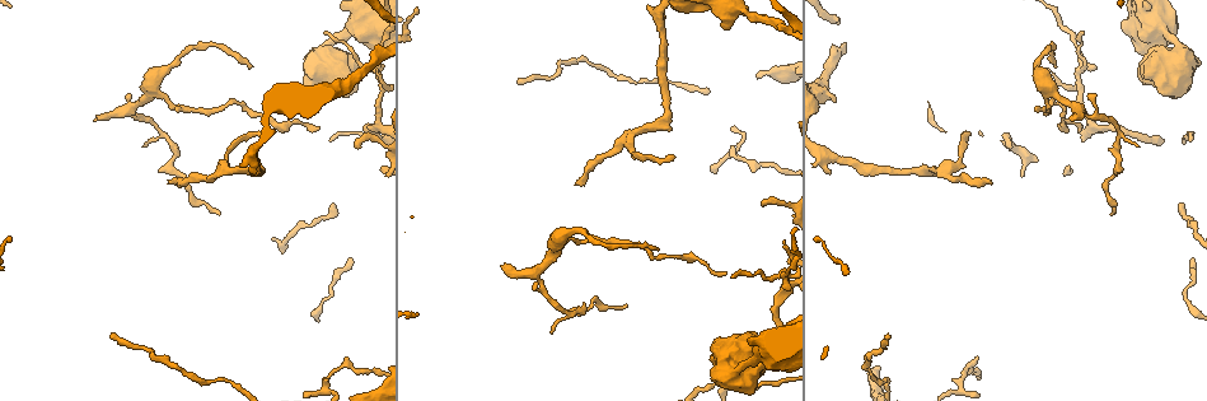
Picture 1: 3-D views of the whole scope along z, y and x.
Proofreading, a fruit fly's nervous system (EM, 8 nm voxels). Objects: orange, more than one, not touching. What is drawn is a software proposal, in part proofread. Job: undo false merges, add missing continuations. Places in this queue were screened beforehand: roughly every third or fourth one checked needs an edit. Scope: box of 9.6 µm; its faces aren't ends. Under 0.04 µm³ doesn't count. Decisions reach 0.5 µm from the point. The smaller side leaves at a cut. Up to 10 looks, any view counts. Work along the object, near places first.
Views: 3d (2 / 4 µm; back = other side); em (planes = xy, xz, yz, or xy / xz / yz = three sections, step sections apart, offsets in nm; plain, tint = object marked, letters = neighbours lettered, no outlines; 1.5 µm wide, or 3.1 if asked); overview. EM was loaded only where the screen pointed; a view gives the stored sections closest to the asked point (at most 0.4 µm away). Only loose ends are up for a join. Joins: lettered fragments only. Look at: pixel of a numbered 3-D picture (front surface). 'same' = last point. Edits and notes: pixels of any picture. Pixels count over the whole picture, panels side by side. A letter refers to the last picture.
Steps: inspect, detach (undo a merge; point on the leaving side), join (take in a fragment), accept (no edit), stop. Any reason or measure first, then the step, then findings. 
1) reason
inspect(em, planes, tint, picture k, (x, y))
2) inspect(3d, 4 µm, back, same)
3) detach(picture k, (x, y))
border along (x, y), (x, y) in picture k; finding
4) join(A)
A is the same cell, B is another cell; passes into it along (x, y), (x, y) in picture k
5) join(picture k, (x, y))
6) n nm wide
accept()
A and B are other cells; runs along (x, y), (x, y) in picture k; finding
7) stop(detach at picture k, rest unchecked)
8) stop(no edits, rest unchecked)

sharp bend
inspect(em, xy, step 4, tint, picture 1, (729, 371))

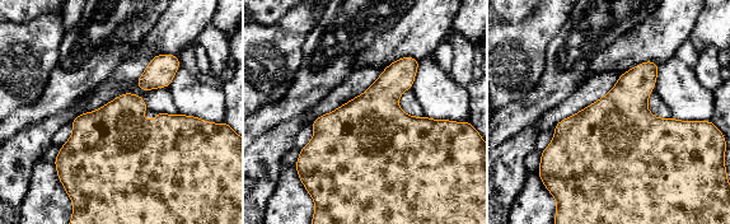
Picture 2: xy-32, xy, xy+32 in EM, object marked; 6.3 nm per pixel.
cut it another way
inspect(em, planes, letters, same)

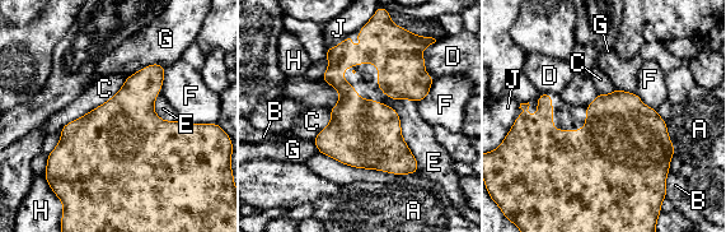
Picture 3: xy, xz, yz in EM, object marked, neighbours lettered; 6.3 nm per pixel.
accept()
A, B, C, D, E, F, G, H and J are other cells; border along (390, 106), (417, 163), (416, 174) in picture 3; all the same neuron

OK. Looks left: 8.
branch stops here
inspect(em, planes, tint, picture 1, (95, 118))

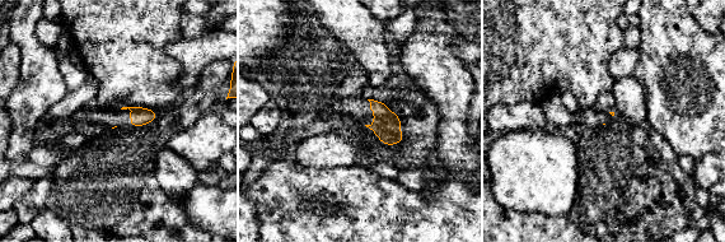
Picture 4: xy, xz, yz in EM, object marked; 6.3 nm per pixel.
see the neighbours
inspect(em, planes, letters, same)

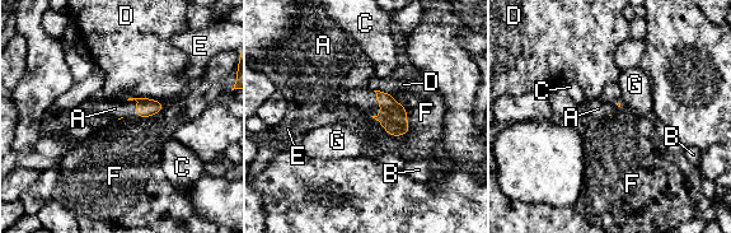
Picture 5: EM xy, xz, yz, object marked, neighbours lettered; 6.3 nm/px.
join(A)
A is the same cell, B, C, D, E, F and G are other cells; it goes on there

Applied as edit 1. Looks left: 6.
inspect(overview)

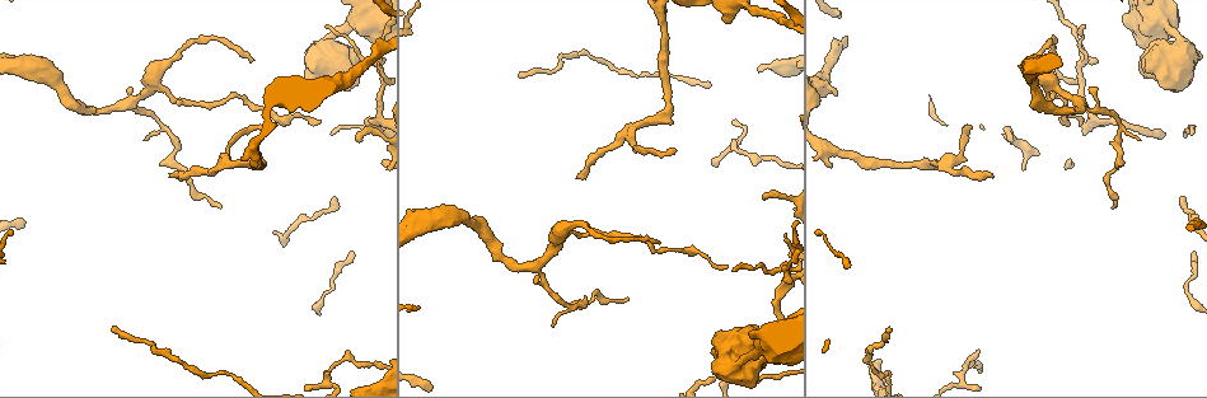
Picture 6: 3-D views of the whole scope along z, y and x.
thin end
inspect(3d, 4 µm, picture 6, (993, 175))

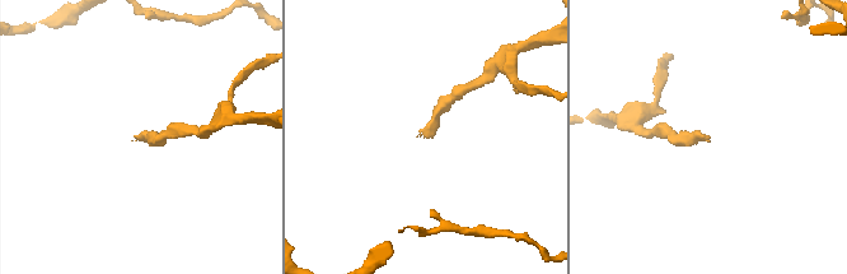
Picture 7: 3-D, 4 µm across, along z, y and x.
inspect(em, planes, tint, picture 7, (704, 138))

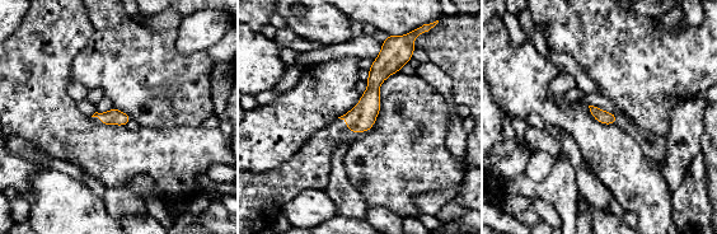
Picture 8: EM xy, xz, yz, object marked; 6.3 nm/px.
see the neighbours
inspect(em, planes, letters, same)

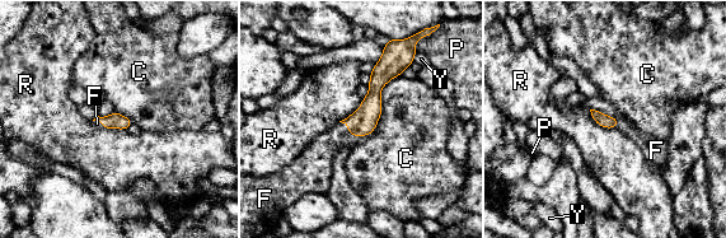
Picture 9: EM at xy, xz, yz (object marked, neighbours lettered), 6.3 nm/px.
join(F)
F is the same cell, C, P, R and Y are other cells; it goes on there

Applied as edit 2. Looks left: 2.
stop(join at picture 5, join at picture 9, rest unchecked)

